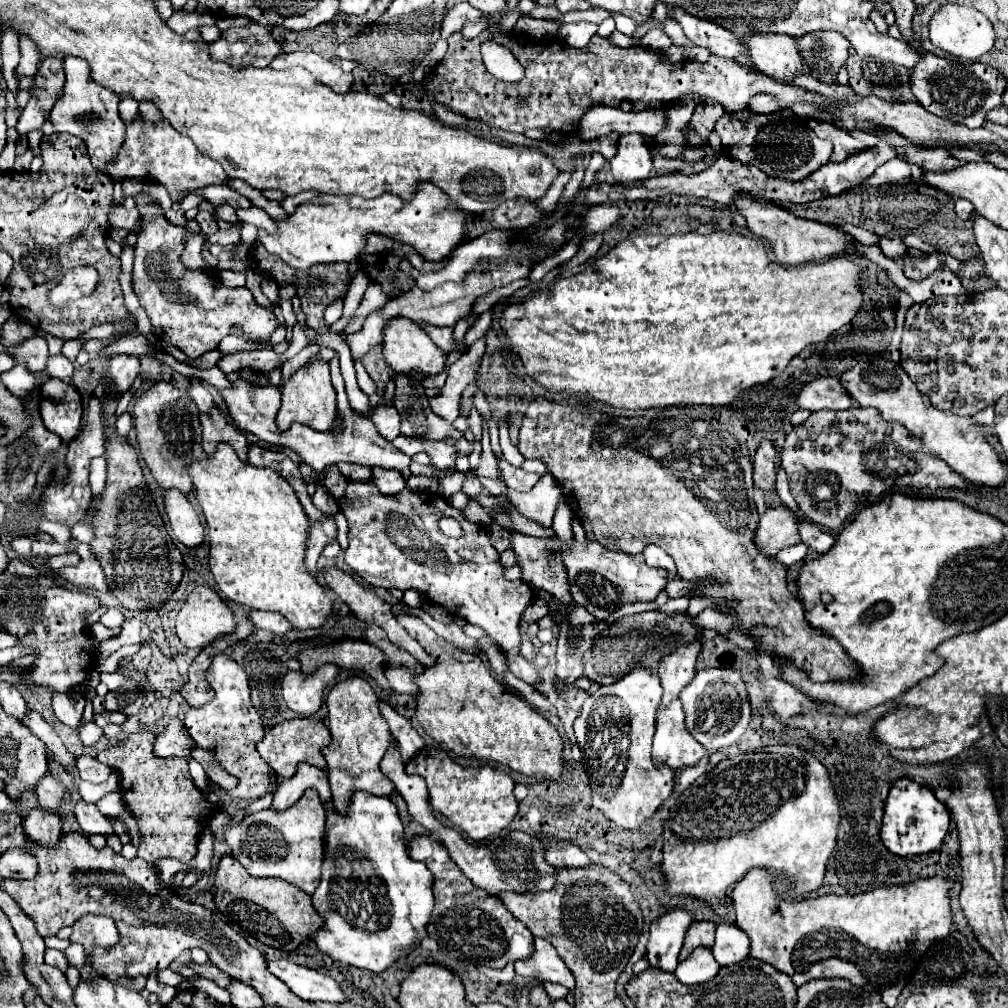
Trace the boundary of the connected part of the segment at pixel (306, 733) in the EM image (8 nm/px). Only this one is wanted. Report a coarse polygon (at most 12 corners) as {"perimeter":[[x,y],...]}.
{"perimeter":[[310,718],[268,730],[256,748],[276,776],[326,770],[330,734]]}

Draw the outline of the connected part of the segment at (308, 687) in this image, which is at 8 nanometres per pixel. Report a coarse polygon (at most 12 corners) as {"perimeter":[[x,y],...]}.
{"perimeter":[[336,664],[312,674],[288,670],[282,696],[302,716],[316,714],[336,684]]}

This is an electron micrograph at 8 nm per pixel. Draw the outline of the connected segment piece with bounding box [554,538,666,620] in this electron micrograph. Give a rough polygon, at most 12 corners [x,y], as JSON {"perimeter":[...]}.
{"perimeter":[[558,538],[572,598],[598,620],[666,586],[666,570]]}

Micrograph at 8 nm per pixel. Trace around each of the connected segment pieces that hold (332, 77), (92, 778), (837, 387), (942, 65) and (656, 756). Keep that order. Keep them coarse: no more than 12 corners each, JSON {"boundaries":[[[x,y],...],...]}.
{"boundaries":[[[314,52],[278,56],[276,70],[302,66],[338,94],[352,90],[354,76]],[[77,758],[80,778],[93,784],[105,782],[112,772],[97,758]],[[818,378],[796,396],[810,412],[846,410],[852,398],[838,378]],[[926,50],[912,92],[942,118],[980,128],[1006,78]],[[678,700],[660,706],[654,766],[694,766],[704,748],[688,736]]]}

